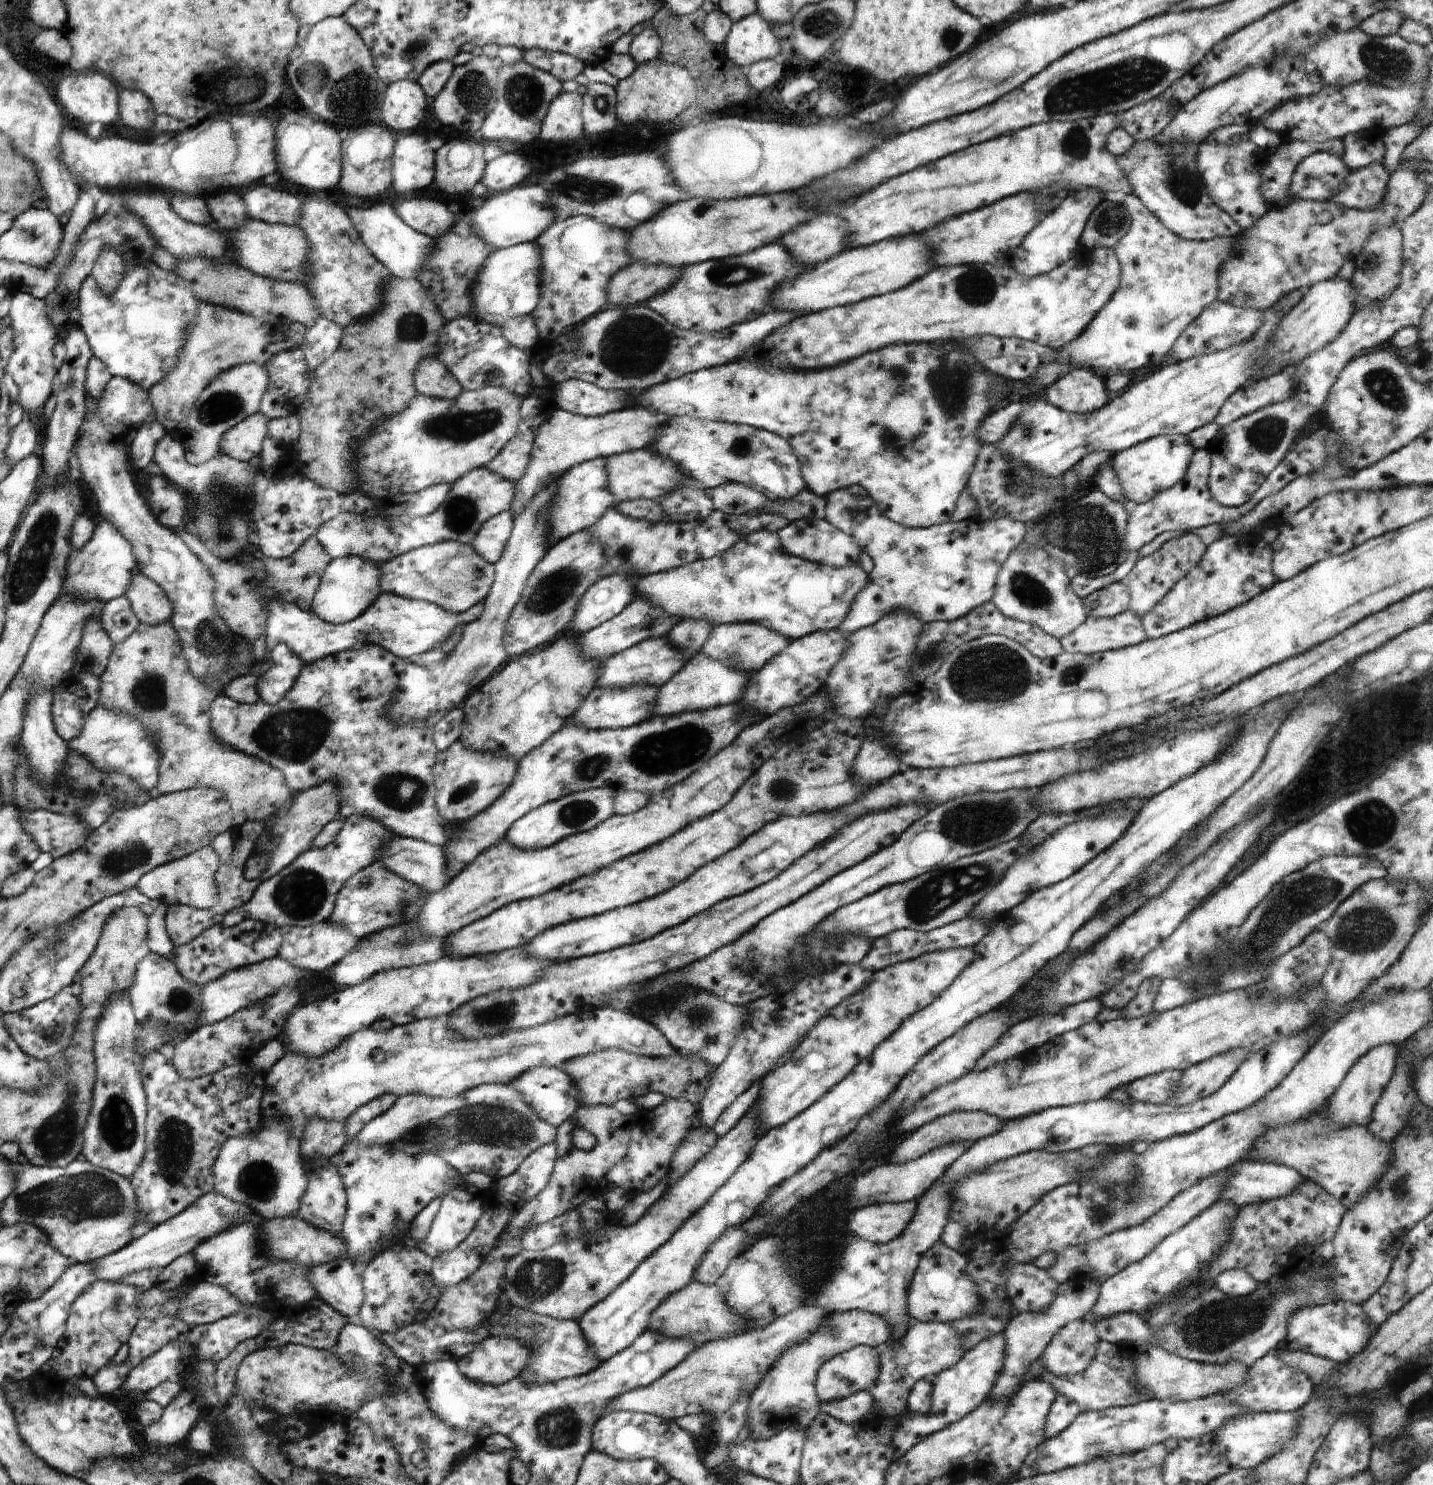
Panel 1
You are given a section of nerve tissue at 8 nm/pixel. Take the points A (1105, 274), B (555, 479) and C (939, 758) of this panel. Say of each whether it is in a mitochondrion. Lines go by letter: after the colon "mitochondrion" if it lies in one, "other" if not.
A: other
B: other
C: other

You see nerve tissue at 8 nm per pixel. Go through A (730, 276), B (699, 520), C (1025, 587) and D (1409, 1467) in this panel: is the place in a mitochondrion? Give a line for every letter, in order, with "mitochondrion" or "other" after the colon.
A: mitochondrion
B: other
C: mitochondrion
D: other

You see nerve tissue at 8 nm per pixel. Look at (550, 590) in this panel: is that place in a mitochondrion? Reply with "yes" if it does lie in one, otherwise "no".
yes

